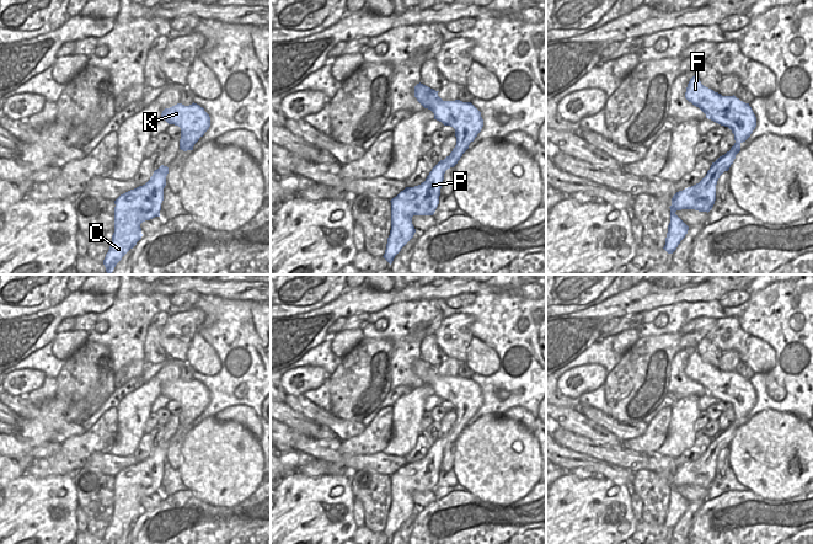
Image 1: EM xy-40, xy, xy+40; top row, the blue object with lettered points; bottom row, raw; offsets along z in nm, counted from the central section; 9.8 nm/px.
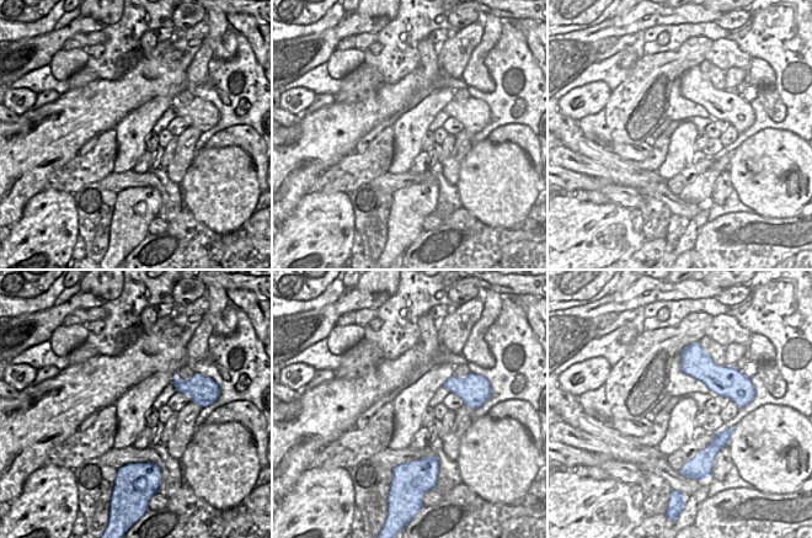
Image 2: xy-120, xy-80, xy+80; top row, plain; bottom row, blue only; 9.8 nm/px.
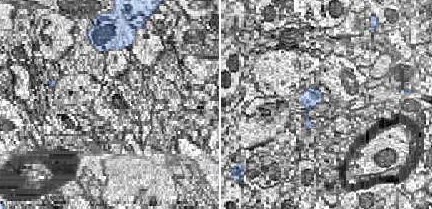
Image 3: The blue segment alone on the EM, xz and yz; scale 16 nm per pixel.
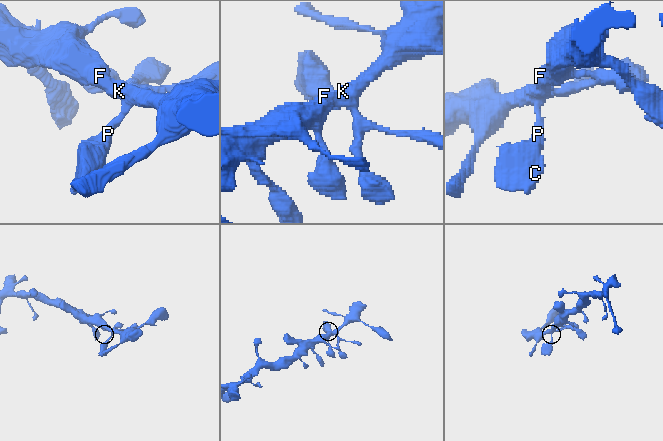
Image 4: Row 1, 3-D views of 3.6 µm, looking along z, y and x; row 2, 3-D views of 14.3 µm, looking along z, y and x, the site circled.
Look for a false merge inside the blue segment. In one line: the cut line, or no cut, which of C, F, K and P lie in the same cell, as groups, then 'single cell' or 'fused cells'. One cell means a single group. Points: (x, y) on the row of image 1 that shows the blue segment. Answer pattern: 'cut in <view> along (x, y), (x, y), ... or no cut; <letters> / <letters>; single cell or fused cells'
no cut; C F K P; single cell

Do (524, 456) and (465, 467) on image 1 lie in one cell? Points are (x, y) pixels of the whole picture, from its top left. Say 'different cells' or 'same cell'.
same cell

